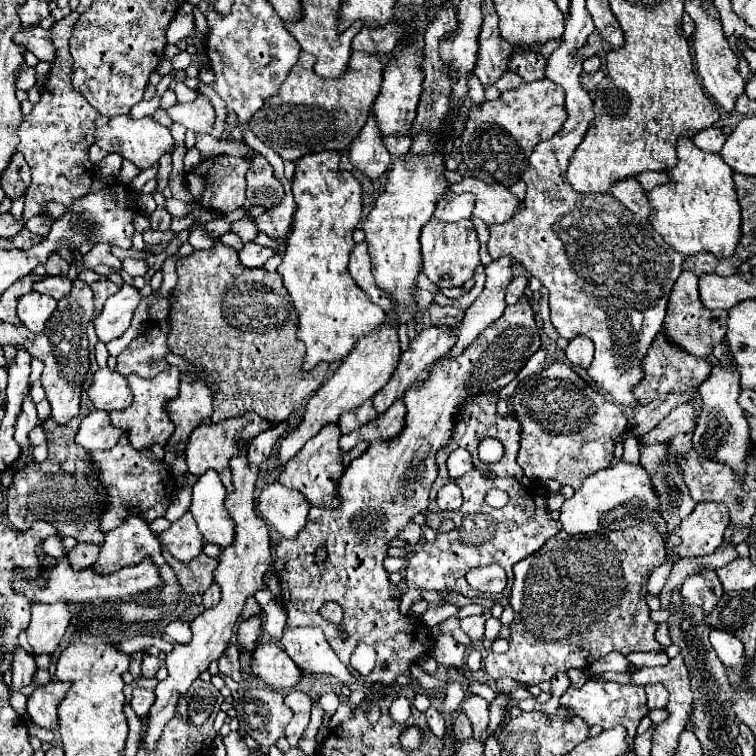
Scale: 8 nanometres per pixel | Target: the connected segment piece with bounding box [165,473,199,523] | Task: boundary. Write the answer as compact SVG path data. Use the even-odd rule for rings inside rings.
M187 474L188 487L185 489L179 489L172 496L171 505L166 511L165 517L172 523L181 518L190 508L192 501L192 486L194 482L198 480L198 476L194 474Z

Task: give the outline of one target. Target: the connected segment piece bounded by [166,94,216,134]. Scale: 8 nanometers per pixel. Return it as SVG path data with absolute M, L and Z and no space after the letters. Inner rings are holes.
M198 94L198 98L190 104L176 104L172 108L166 110L170 114L170 118L174 122L184 124L188 130L194 132L204 132L210 134L212 132L212 124L214 124L214 108L210 104L210 100L202 94Z

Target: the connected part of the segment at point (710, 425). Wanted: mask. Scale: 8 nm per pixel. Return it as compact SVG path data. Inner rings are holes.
M716 364L708 380L700 384L698 390L700 390L704 406L702 406L702 414L698 418L694 438L692 438L694 448L700 456L728 464L742 478L744 464L746 464L746 448L750 442L750 428L744 416L744 410L738 404L740 384L738 384L736 368L726 368L724 364Z

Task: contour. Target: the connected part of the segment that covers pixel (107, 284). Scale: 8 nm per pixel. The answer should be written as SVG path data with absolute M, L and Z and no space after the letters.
M98 280L98 282L90 284L90 288L92 288L92 292L94 292L94 316L100 316L106 298L112 296L112 294L116 294L116 292L120 290L120 288L118 288L114 282L110 282L110 280Z

